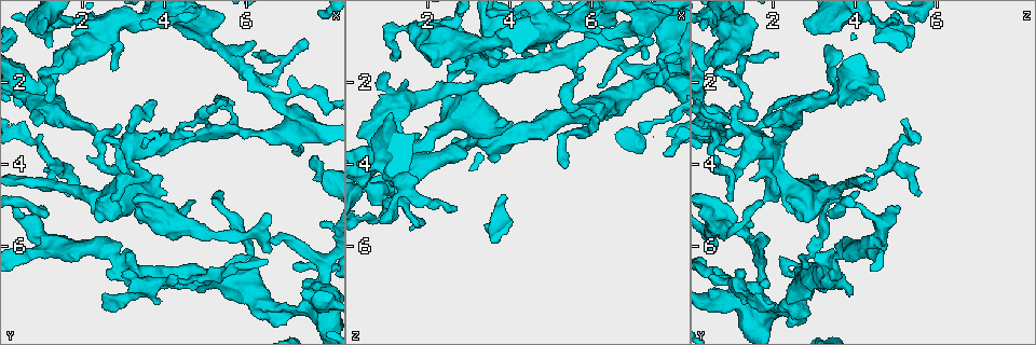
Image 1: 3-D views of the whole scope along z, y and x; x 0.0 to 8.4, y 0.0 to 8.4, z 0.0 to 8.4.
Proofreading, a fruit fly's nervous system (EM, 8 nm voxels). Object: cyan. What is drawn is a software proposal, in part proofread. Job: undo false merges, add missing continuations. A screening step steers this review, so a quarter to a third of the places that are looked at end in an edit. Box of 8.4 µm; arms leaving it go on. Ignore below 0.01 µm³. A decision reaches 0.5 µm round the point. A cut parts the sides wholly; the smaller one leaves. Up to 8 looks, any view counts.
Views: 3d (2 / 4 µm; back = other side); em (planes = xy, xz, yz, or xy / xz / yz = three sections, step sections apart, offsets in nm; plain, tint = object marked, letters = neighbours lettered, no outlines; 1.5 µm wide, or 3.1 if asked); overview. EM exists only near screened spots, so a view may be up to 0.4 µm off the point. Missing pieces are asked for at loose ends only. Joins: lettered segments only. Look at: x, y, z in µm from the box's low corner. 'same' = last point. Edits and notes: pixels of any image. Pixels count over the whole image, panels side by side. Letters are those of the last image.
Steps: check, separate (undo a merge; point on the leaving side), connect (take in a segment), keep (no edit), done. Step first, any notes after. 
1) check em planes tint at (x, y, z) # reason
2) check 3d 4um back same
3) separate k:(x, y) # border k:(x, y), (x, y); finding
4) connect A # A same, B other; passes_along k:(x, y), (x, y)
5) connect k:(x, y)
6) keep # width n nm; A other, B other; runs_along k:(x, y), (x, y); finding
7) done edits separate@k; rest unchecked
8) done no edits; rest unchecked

check em planes plain at (7.95, 4.30, 2.00) # calibre changes

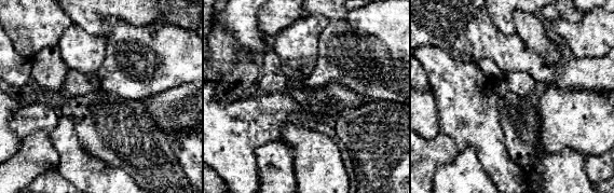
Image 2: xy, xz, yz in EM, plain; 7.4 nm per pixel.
check em planes tint same

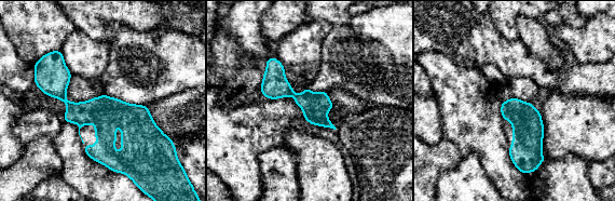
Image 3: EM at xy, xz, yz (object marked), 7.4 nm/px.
check em planes letters same

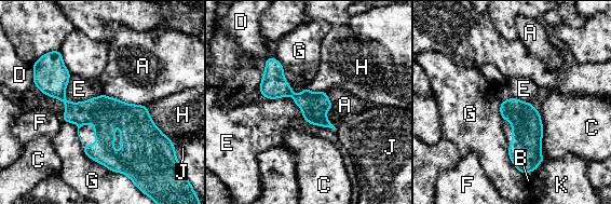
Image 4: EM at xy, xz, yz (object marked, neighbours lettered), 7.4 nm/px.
keep # longest_contact G 700 nm; A other, B other, C other, D other, E other, F other, G other, H other, J other, K other; border 4:(63, 121), (131, 180); all the same cell

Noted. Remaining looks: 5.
check em planes letters at (1.75, 0.80, 0.60) # free end

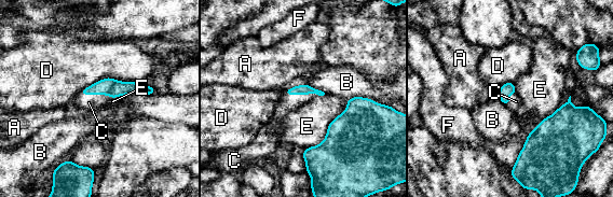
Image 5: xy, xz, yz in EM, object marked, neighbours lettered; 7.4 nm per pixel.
connect C # A other, B other, C same, D other, E other, F other; passes_along 5:(302, 89), (301, 94), (287, 103); it goes on there

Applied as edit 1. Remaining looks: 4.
check overview

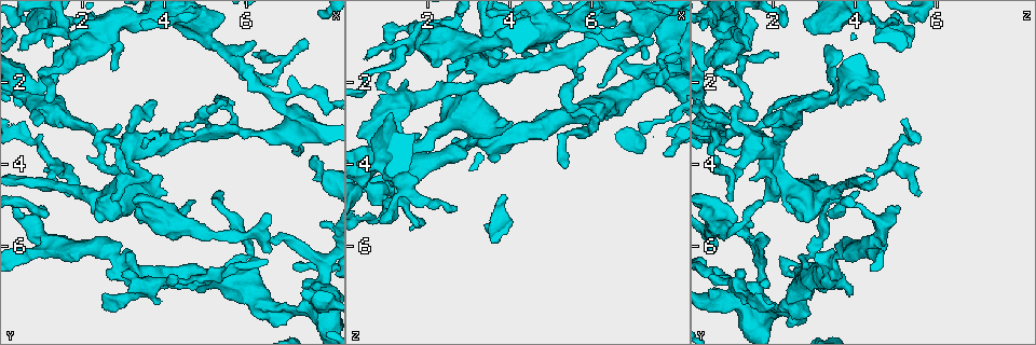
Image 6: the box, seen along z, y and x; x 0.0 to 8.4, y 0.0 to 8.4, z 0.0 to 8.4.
check 3d 4um at (1.10, 5.05, 5.10) # branch stops here

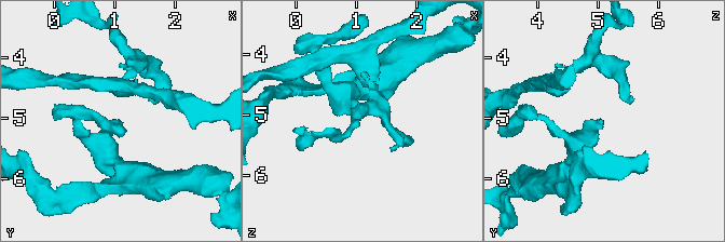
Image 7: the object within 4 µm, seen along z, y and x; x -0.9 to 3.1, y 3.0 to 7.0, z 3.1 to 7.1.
check em planes letters at (1.10, 5.05, 5.05) # now the EM

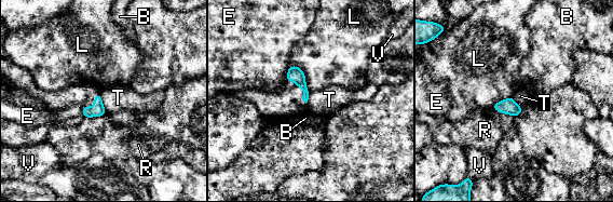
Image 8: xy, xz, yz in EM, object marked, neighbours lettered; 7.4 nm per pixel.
keep # B other, E other, L other, R other, T other, V other; border 8:(99, 93), (101, 105), (106, 111); no lettered segment goes on from it

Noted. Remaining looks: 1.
done edits connect@5; rest unchecked

